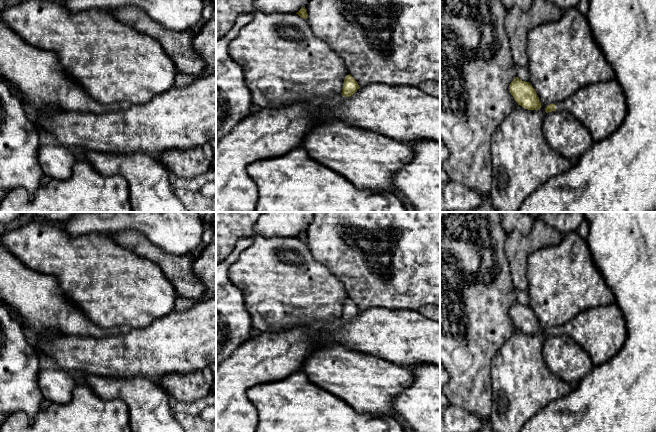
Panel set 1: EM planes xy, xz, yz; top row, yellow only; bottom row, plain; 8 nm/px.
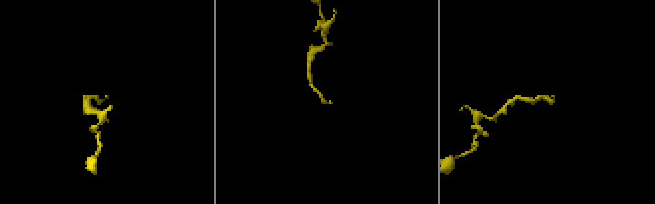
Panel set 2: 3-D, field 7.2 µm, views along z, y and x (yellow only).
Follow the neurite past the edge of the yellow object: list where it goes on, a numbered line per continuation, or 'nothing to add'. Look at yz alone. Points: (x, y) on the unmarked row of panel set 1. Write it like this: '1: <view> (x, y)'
1: yz (601, 331)

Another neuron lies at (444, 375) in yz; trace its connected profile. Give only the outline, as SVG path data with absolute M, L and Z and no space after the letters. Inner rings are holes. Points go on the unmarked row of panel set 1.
M440 363L440 393L442 392L442 389L445 387L445 385L449 381L449 373L445 369L445 367Z

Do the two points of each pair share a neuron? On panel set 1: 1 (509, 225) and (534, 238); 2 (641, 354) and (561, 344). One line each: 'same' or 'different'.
1: different
2: different

